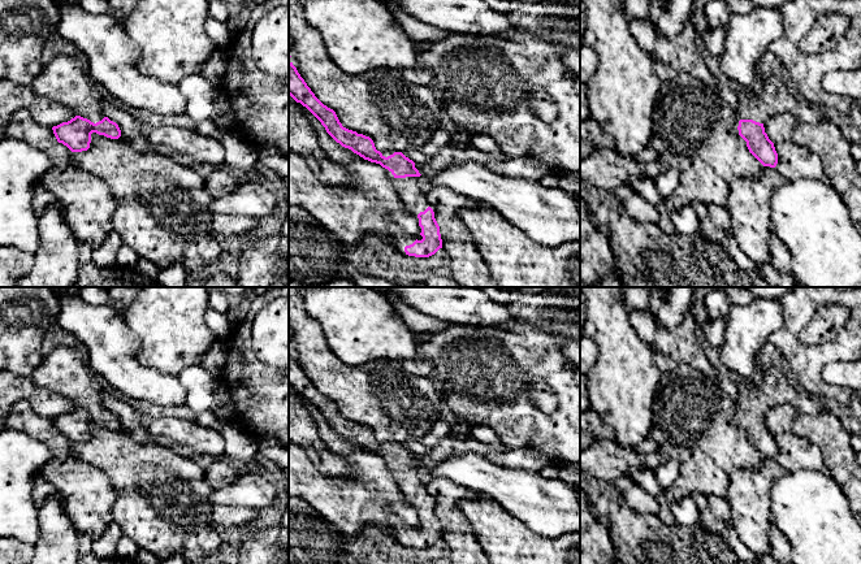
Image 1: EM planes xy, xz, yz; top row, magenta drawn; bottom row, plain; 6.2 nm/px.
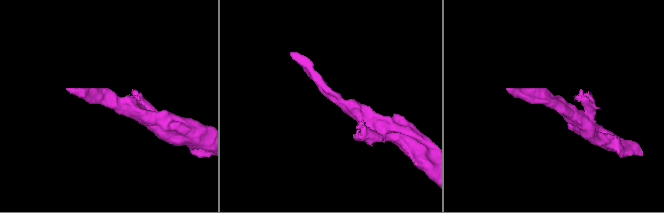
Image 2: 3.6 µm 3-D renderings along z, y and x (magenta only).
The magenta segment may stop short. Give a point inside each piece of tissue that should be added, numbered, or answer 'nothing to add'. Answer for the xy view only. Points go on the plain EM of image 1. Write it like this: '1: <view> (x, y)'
1: xy (64, 371)

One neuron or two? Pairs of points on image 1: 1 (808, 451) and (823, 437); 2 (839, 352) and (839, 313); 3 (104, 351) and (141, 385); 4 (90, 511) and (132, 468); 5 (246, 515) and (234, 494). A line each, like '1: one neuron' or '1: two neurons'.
1: two neurons
2: two neurons
3: one neuron
4: two neurons
5: two neurons

